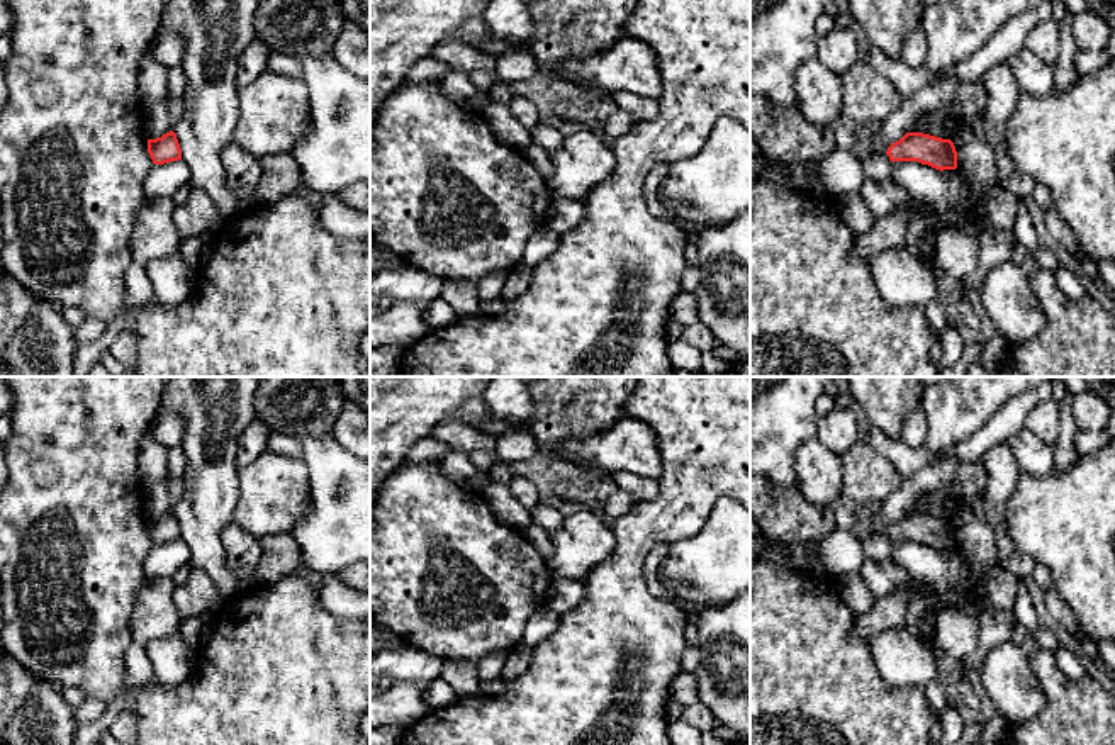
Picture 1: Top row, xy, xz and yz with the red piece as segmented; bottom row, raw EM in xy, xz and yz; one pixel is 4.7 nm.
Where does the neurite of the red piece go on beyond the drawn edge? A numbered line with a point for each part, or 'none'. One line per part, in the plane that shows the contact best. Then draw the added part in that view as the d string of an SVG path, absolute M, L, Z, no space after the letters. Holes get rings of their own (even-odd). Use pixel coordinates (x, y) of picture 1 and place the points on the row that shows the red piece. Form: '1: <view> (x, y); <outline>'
none

